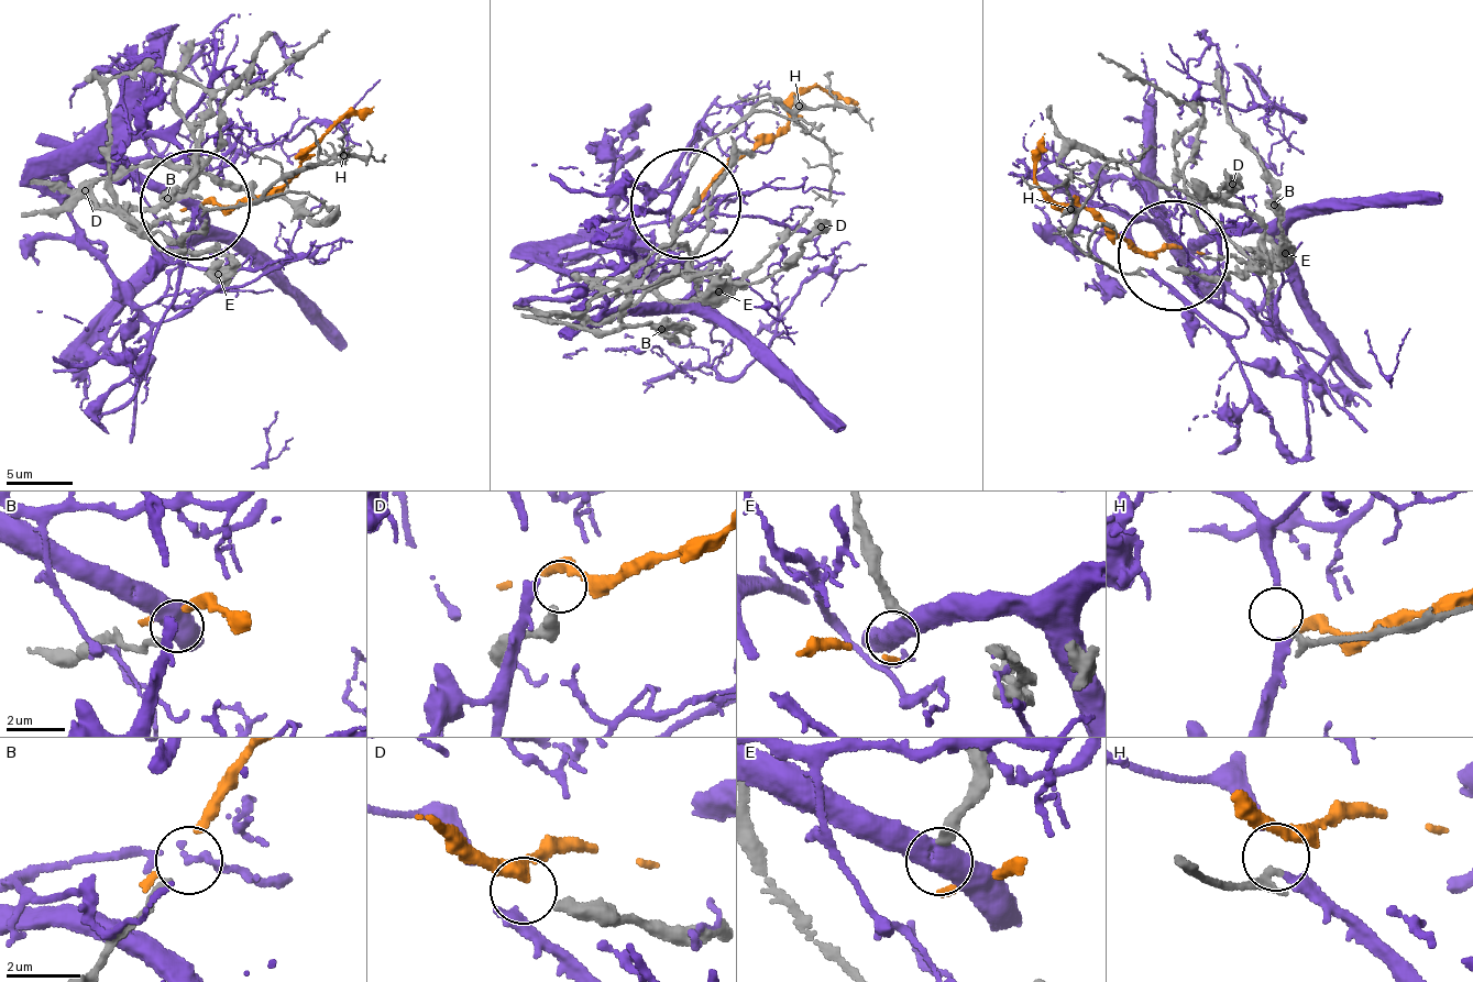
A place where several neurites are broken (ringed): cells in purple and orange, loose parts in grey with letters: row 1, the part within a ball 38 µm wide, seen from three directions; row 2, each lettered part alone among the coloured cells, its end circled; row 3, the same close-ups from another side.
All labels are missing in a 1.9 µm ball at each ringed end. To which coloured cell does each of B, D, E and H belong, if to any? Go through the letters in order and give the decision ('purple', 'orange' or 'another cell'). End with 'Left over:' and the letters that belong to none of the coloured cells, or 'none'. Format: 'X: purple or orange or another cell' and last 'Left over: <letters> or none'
B: another cell
D: another cell
E: orange
H: purple
Left over: B, D

